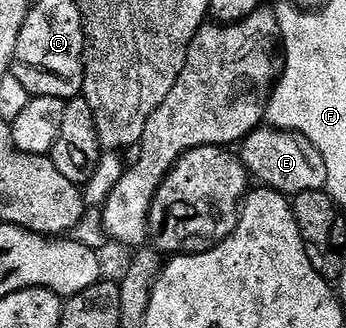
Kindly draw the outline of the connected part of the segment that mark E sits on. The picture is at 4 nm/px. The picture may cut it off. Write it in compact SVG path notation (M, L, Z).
M261 127L255 129L250 136L245 137L242 148L238 156L248 168L249 174L256 177L261 186L274 189L278 193L285 195L295 195L302 191L318 191L324 189L328 184L326 175L326 159L300 133L287 133L285 129L273 129L271 127Z

